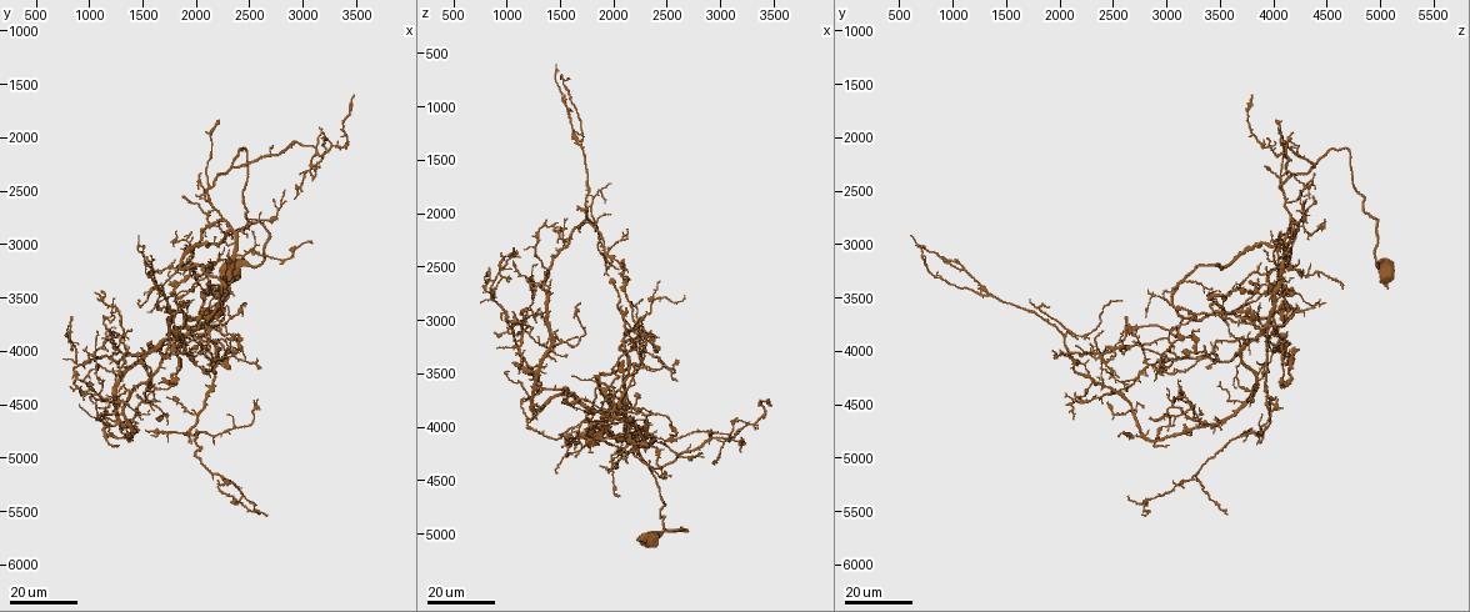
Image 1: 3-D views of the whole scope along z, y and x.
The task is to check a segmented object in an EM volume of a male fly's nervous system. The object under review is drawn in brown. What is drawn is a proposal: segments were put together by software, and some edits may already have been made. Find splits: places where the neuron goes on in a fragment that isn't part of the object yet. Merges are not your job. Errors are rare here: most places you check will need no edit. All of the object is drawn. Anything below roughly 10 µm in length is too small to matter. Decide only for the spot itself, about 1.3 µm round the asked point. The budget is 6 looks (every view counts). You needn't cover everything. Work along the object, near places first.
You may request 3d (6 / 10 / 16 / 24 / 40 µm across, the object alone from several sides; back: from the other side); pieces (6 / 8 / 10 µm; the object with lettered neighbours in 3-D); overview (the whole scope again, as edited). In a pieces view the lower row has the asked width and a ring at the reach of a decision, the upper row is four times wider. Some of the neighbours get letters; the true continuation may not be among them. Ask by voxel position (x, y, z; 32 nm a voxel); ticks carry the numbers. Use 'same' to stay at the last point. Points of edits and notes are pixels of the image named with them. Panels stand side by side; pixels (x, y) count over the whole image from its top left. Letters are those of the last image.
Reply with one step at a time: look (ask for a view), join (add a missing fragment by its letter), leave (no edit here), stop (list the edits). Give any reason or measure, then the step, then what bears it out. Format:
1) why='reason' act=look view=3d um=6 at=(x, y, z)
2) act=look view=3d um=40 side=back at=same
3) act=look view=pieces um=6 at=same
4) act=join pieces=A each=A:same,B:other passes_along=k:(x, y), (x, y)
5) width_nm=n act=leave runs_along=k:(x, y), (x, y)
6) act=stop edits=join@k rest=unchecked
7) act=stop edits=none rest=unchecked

why='an open end' act=look view=3d um=24 at=(3140, 2260, 3900)

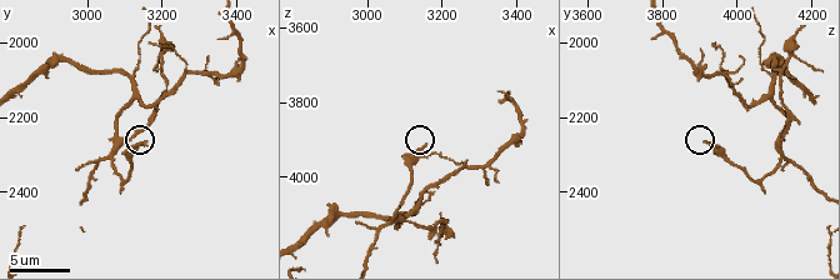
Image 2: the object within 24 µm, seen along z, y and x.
why='what lies round it' act=look view=pieces um=10 at=(3160, 2260, 3920)

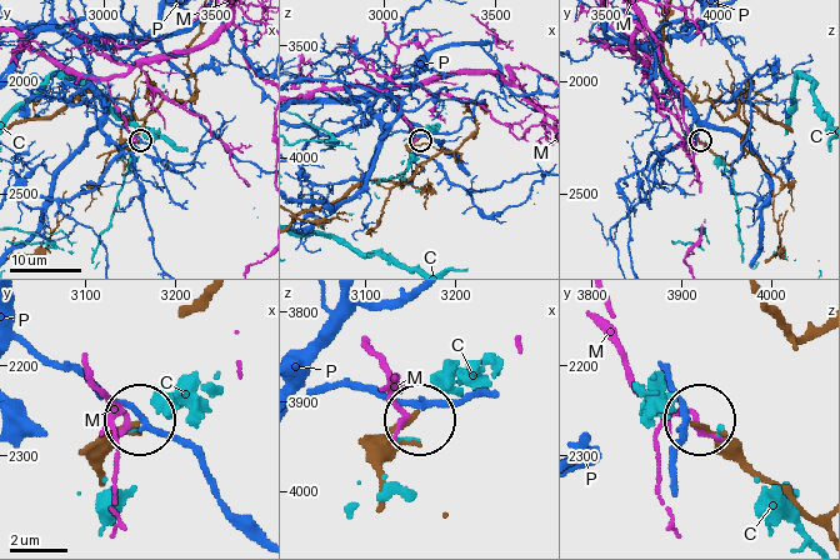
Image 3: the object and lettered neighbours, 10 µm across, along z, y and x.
act=leave each=C:other,M:other,P:other runs_along=3:(814, 516), (750, 474), (700, 423) found='none of them fits'

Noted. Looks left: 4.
why='long arm stops here' act=look view=3d um=16 at=(3460, 1620, 3780)

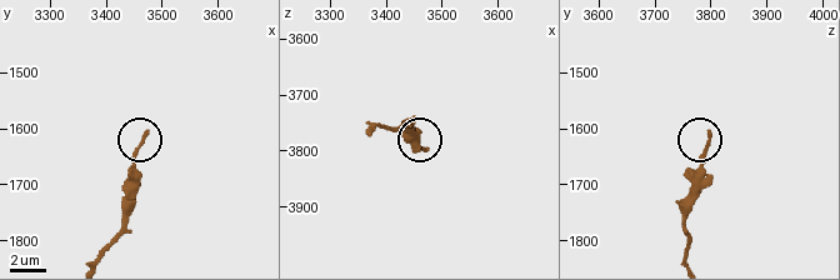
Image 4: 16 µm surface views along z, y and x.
act=look view=pieces um=8 at=(3470, 1610, 3795)

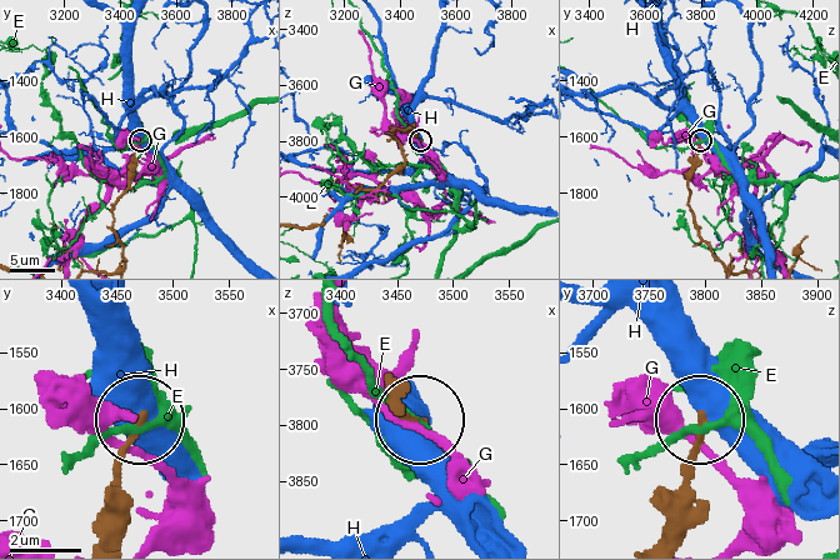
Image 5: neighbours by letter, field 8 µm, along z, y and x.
act=leave each=E:other,G:other,H:other found='no lettered fragment goes on from it'

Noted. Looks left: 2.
why='free end' act=look view=3d um=16 at=(1580, 3900, 4160)

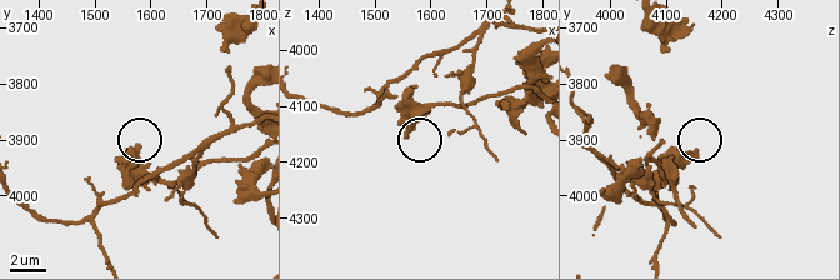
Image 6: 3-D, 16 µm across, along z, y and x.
act=look view=pieces um=8 at=(1555, 3925, 4150)

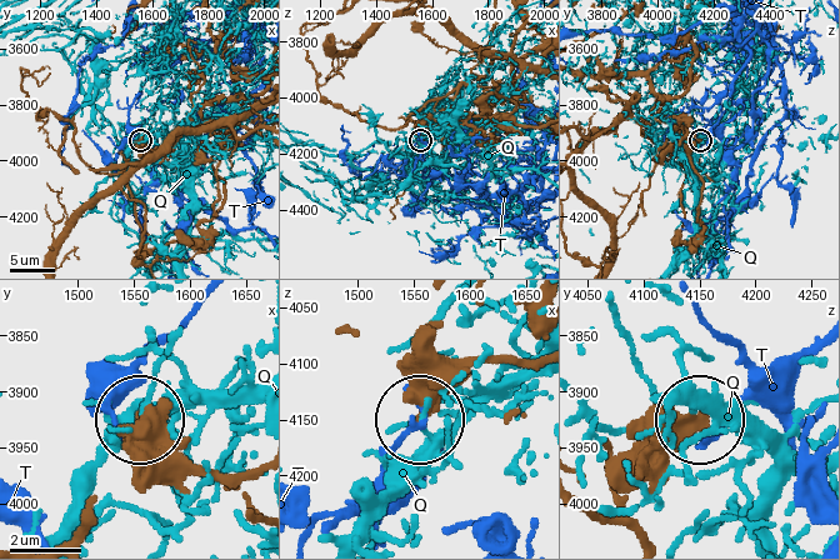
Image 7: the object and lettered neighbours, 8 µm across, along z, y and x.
act=leave each=Q:other,T:other runs_along=7:(639, 474), (699, 426) found='none of them fits'

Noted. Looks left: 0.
act=stop edits=none rest=unchecked

